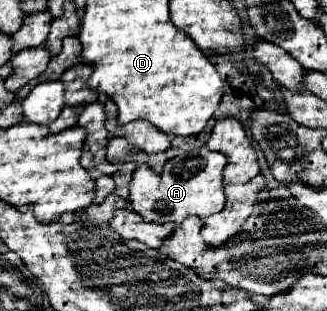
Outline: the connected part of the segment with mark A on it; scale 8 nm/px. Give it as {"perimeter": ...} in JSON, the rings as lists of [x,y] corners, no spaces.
{"perimeter":[[[201,148],[201,154],[183,152],[177,158],[165,162],[161,174],[153,174],[147,164],[139,164],[129,182],[131,208],[141,214],[145,222],[157,224],[183,224],[187,216],[197,216],[201,220],[217,214],[225,206],[223,194],[223,178],[221,170],[227,164],[227,158],[221,152],[213,152],[209,148]]]}

